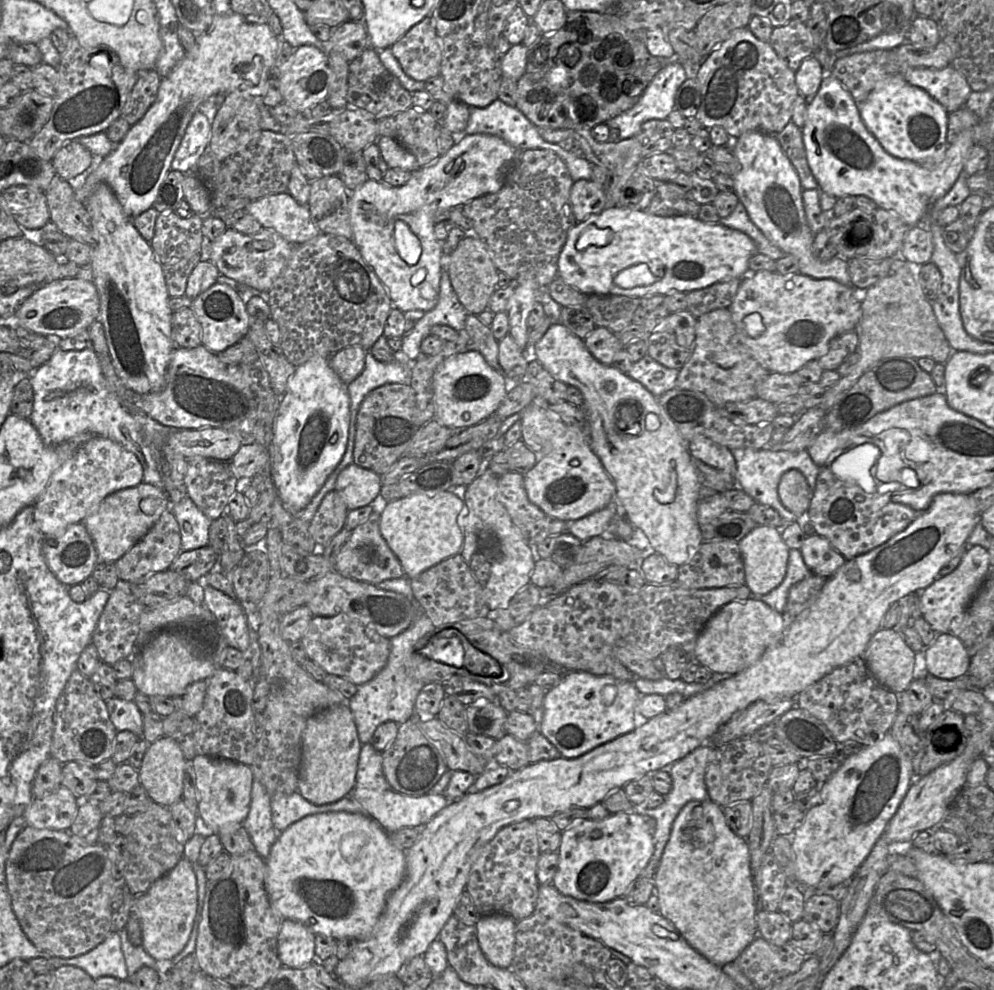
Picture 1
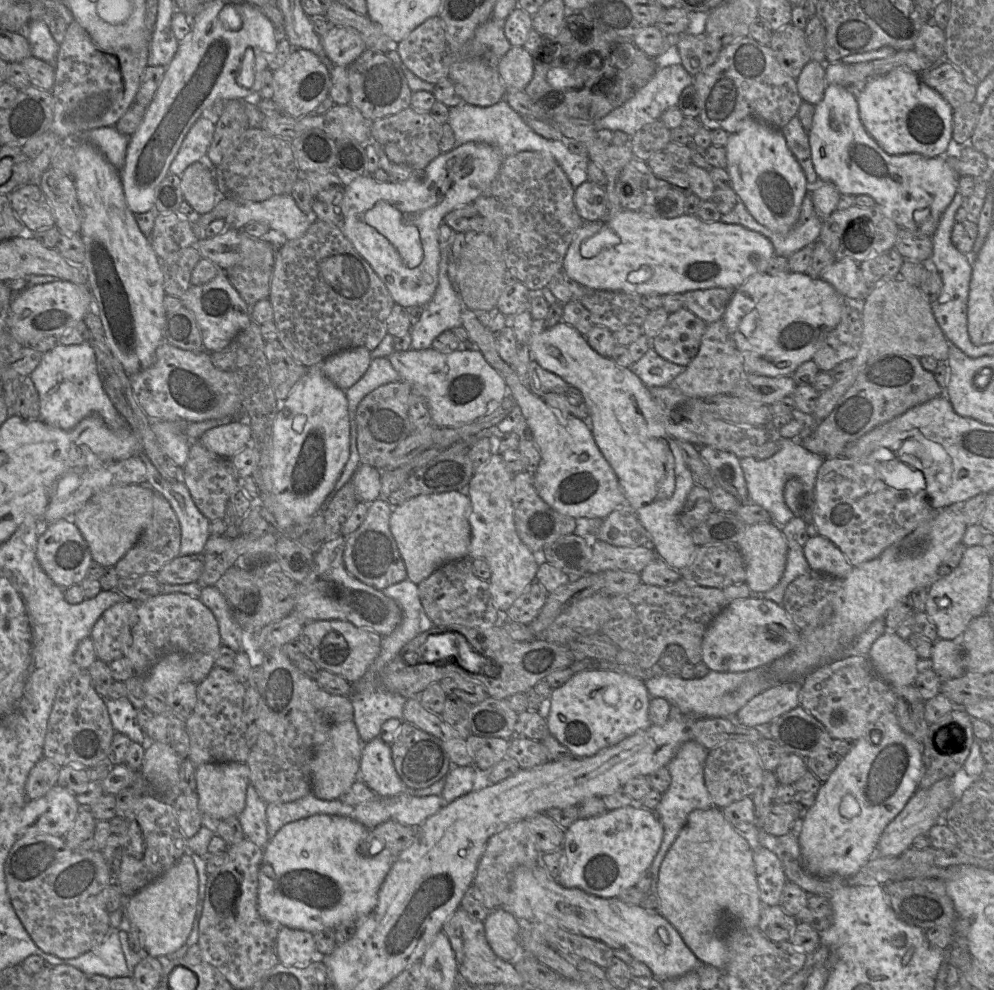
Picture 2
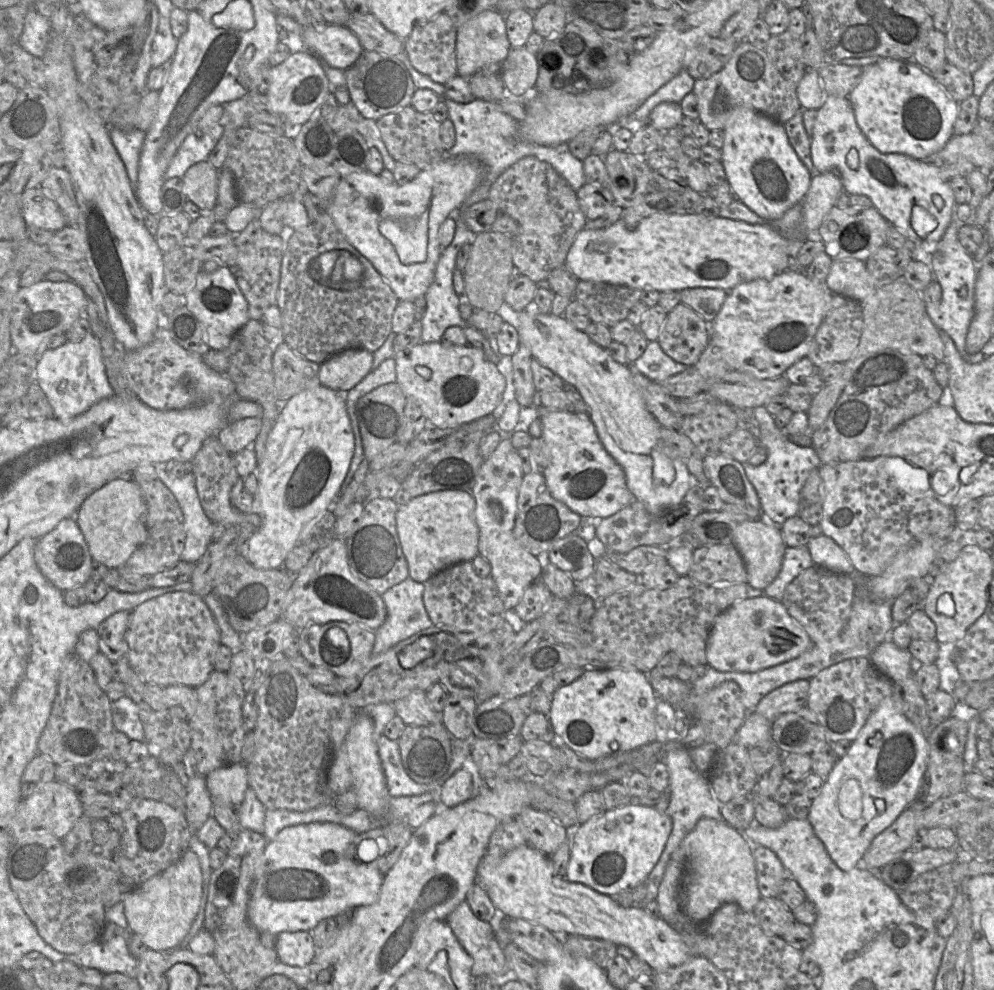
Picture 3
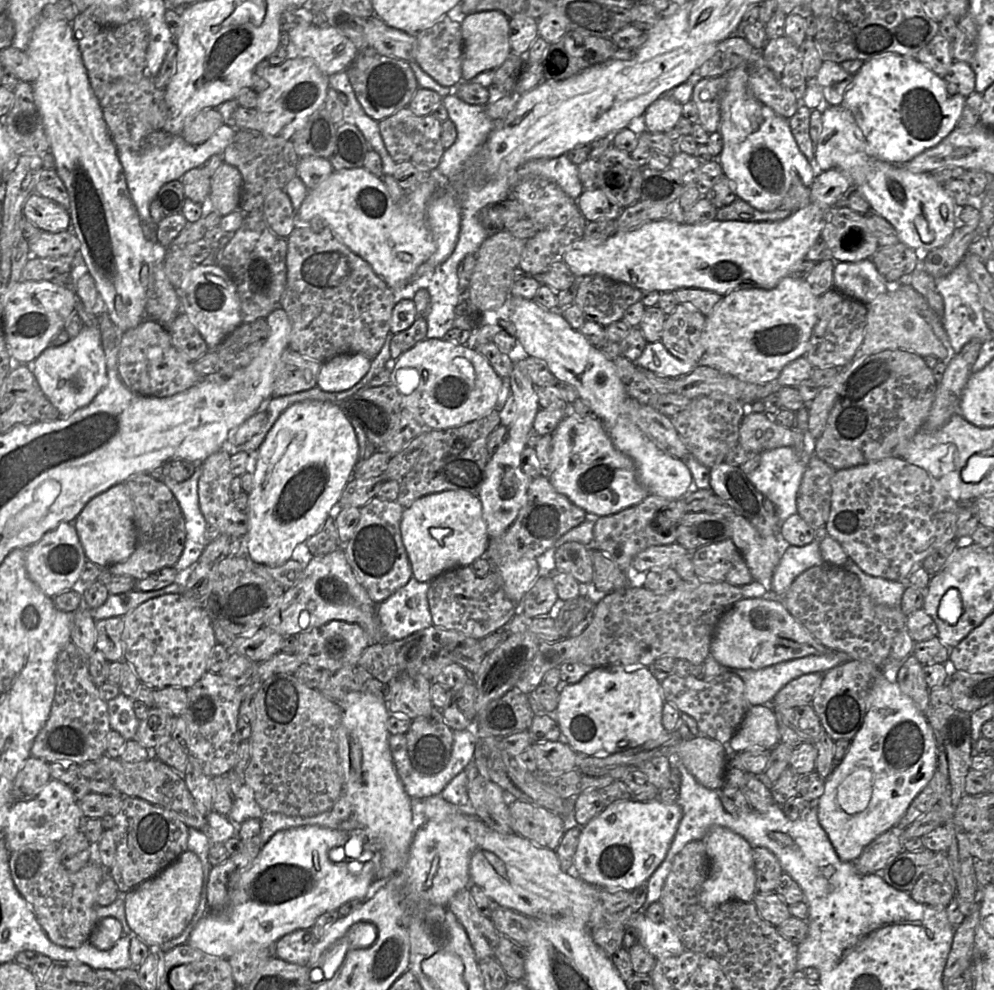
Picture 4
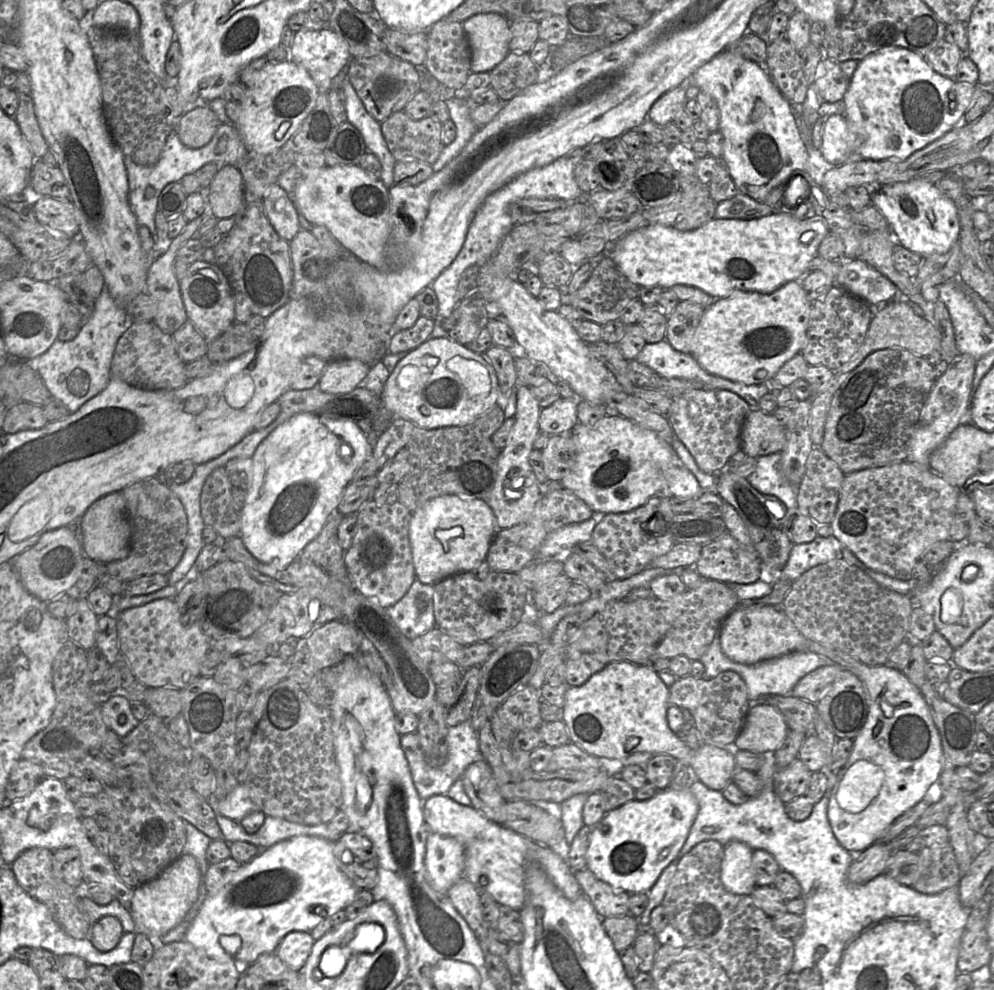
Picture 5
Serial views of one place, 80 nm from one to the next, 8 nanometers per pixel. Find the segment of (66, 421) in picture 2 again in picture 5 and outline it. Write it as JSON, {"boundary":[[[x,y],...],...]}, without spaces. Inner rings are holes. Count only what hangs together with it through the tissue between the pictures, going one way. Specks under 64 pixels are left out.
{"boundary":[[[104,287],[96,299],[92,315],[84,319],[78,335],[73,340],[60,341],[56,339],[46,352],[35,360],[26,362],[33,363],[34,369],[52,394],[53,400],[62,402],[72,414],[107,387],[111,379],[111,364],[117,343],[132,322],[125,306],[120,305]]]}

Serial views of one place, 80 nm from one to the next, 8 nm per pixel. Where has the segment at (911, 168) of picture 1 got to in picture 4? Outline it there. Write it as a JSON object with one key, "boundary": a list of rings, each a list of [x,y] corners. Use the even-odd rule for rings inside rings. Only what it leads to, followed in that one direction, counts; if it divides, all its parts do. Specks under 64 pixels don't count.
{"boundary":[[[843,105],[828,106],[822,113],[822,129],[814,149],[814,156],[823,171],[838,169],[851,175],[855,189],[868,200],[871,211],[889,221],[897,231],[899,242],[918,253],[928,252],[943,246],[956,229],[955,202],[929,172],[914,173],[903,165],[894,165],[870,157],[866,152],[865,137],[852,113]]]}

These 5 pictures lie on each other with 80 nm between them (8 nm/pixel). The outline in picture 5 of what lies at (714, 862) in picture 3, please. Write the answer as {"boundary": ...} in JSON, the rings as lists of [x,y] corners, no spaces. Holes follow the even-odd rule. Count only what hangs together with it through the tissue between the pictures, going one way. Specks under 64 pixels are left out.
{"boundary":[[[730,841],[724,845],[721,864],[721,882],[733,894],[750,895],[755,888],[752,865],[753,849],[740,841]]]}

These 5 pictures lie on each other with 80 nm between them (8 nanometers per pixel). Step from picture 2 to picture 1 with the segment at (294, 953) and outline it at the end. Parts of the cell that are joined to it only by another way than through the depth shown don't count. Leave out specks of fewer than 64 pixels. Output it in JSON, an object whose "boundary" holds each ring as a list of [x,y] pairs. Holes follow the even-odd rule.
{"boundary":[[[282,919],[277,941],[282,967],[301,969],[316,961],[315,937],[316,934],[304,924]]]}

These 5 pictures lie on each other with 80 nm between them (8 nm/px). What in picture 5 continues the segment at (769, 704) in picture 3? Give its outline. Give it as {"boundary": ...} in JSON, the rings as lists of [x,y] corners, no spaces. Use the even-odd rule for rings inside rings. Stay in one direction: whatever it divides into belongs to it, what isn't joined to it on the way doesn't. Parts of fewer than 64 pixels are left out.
{"boundary":[[[835,664],[816,669],[798,681],[790,695],[815,704],[825,695],[841,670]]]}

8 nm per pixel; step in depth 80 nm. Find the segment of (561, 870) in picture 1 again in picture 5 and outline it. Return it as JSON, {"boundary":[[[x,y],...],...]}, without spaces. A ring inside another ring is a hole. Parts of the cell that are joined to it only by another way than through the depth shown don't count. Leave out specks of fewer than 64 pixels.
{"boundary":[[[664,788],[650,799],[631,800],[607,812],[594,827],[585,855],[586,868],[613,888],[623,889],[629,894],[649,892],[662,871],[677,857],[683,847],[699,810],[698,802],[689,788],[673,790]]]}

